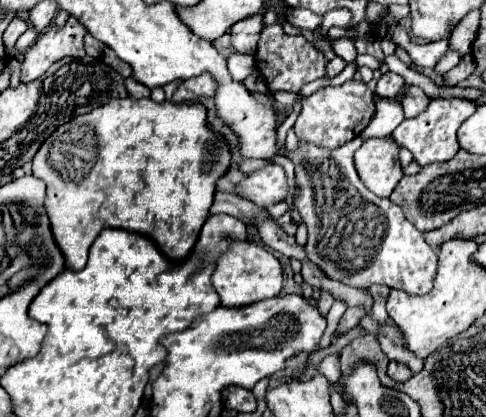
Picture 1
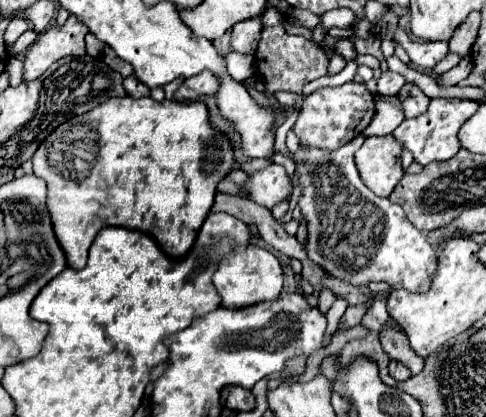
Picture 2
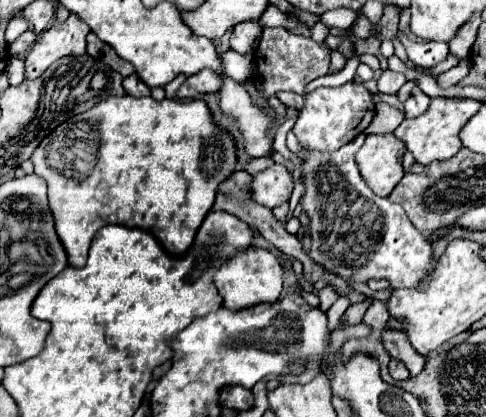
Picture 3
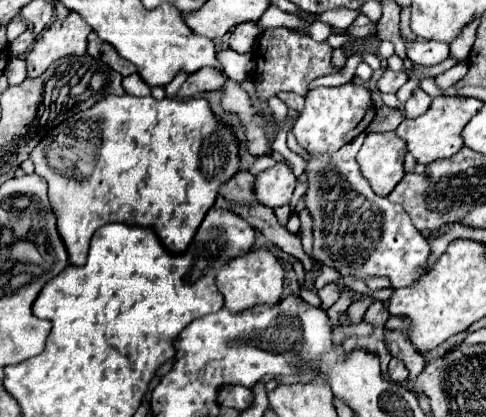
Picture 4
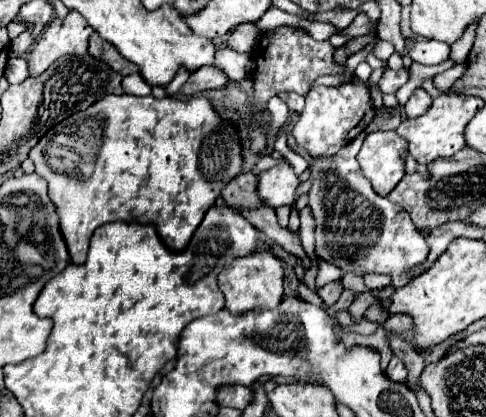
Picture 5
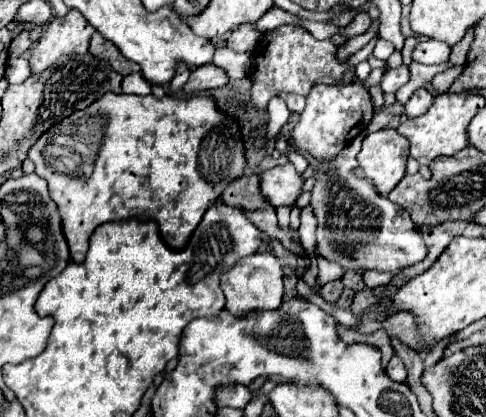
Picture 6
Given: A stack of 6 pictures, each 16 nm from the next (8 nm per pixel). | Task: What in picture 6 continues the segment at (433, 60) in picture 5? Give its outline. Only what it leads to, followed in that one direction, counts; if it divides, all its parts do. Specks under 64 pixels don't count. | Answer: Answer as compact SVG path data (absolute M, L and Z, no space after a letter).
M422 40L412 50L412 60L420 64L442 64L450 56L450 46L438 40Z

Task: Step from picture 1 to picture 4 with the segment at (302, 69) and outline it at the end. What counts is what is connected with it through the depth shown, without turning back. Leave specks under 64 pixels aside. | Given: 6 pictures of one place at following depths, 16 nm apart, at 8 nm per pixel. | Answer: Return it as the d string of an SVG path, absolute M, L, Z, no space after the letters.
M270 28L262 32L258 44L258 58L262 58L264 68L256 68L256 92L260 100L268 100L270 96L286 90L296 94L306 94L306 86L326 74L336 72L330 62L332 48L328 42L314 42L308 36L294 34L288 28Z

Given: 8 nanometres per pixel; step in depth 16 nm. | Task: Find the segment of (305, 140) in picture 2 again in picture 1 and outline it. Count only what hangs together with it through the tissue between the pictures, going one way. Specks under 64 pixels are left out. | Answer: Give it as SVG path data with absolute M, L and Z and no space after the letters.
M348 80L342 86L324 86L316 90L312 96L308 96L302 102L302 112L296 118L294 130L296 136L306 142L314 142L324 148L338 148L348 140L360 136L360 132L368 126L374 112L376 106L374 106L372 88L366 86L364 82Z

